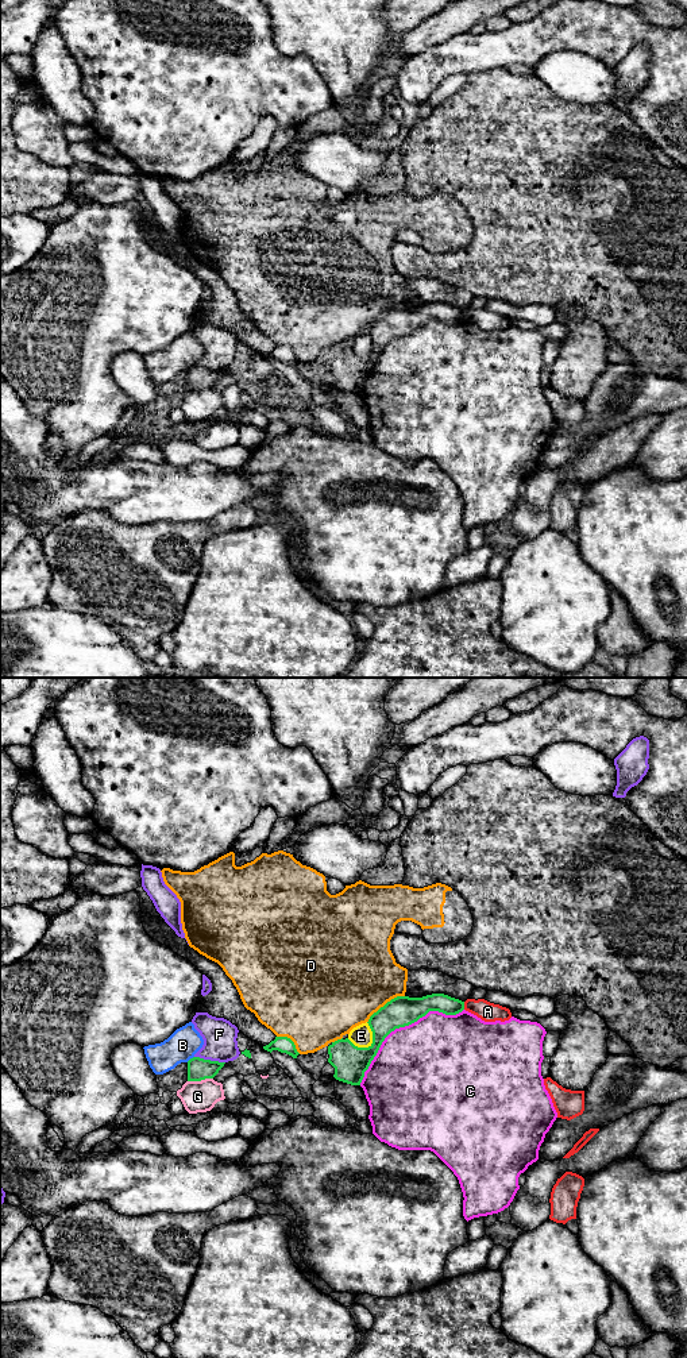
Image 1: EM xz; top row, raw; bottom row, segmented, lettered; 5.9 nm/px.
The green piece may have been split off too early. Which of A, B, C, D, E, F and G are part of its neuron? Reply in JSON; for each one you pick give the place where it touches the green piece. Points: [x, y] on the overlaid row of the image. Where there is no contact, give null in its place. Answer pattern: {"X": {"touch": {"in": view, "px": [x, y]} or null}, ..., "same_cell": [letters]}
{"same_cell": []}

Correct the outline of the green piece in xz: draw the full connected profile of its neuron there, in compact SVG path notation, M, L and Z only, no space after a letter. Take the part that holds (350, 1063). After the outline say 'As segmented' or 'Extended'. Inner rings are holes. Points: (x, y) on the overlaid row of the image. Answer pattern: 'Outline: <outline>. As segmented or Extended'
Outline: M444 994L391 999L374 1012L367 1022L373 1031L373 1043L368 1048L358 1048L348 1038L337 1039L328 1046L328 1062L335 1068L333 1077L351 1085L360 1085L364 1072L391 1031L417 1022L429 1011L456 1015L463 1010L464 1002Z. As segmented

